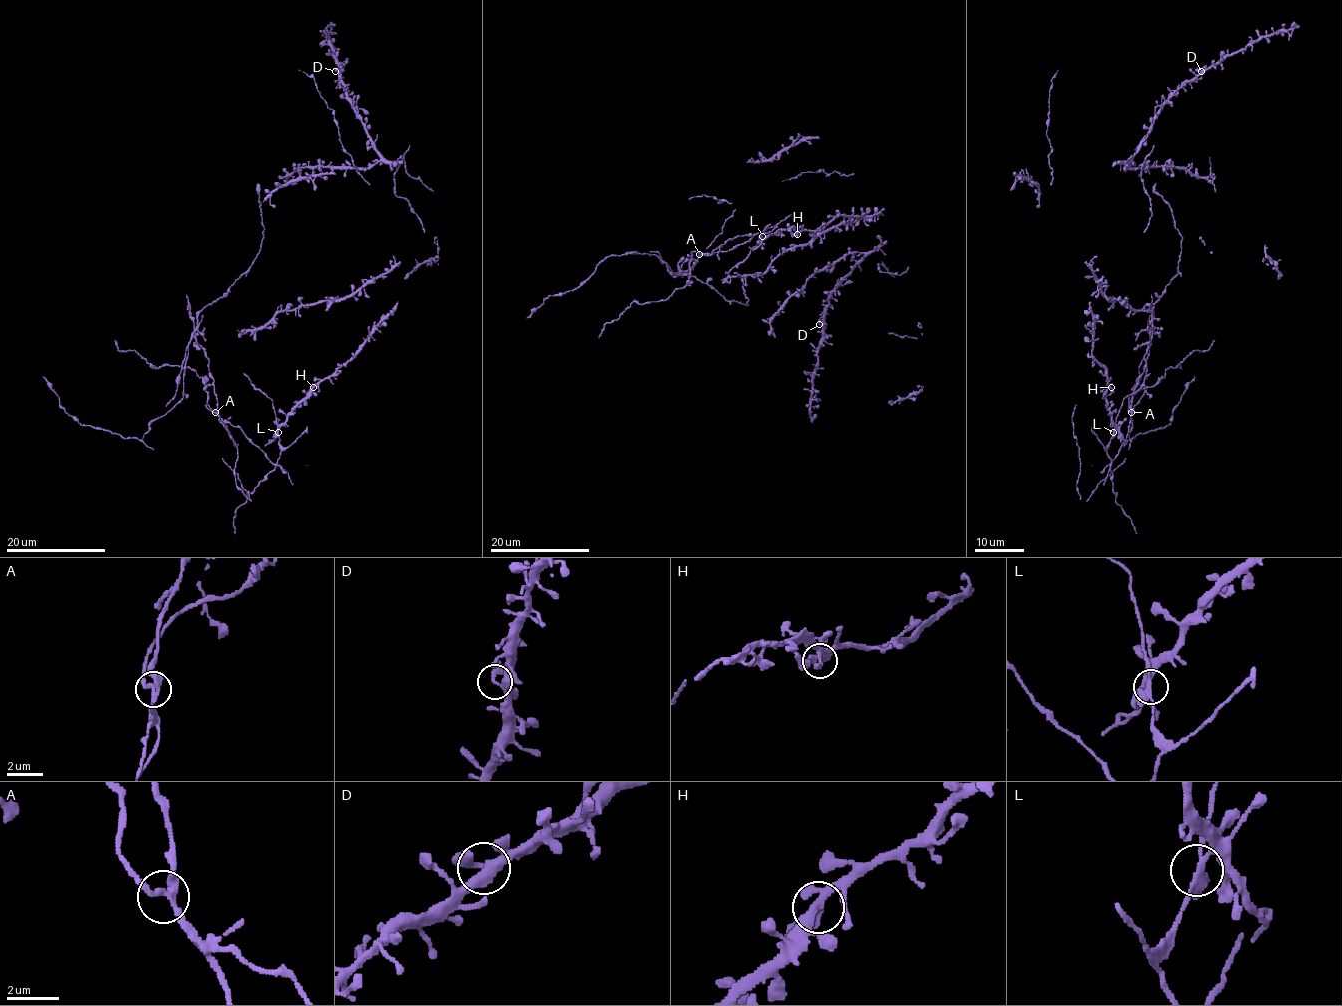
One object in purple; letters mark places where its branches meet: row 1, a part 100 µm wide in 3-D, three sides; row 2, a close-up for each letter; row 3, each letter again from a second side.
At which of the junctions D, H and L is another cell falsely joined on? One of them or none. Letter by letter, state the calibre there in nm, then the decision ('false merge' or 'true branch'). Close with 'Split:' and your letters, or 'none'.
D: calibre 280 nm; true branch
H: calibre 260 nm; true branch
L: calibre 280 nm; false merge
Split: L

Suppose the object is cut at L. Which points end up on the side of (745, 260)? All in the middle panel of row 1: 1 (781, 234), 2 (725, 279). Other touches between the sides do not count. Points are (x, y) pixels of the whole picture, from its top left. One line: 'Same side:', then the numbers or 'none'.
Same side: none

